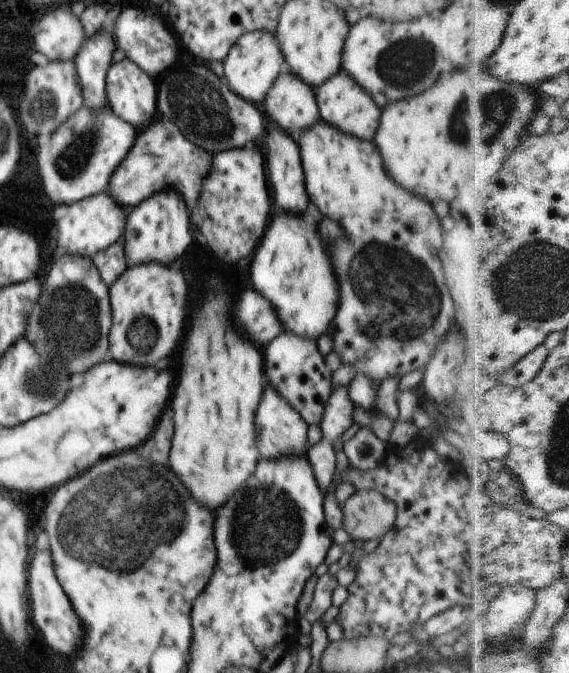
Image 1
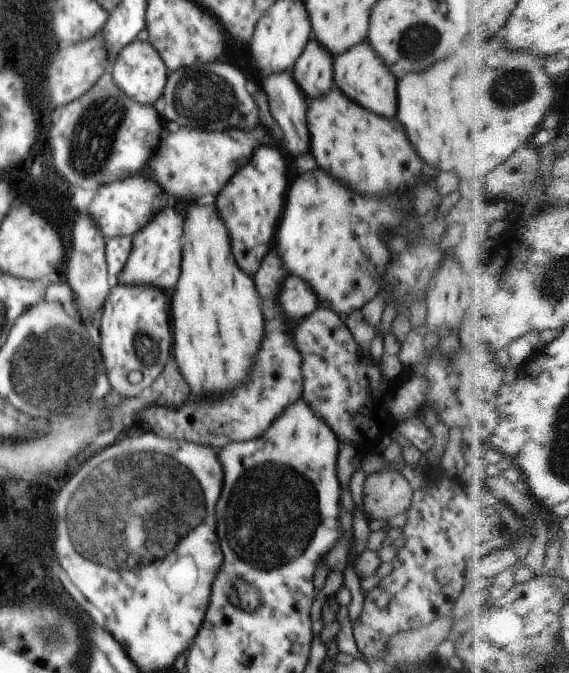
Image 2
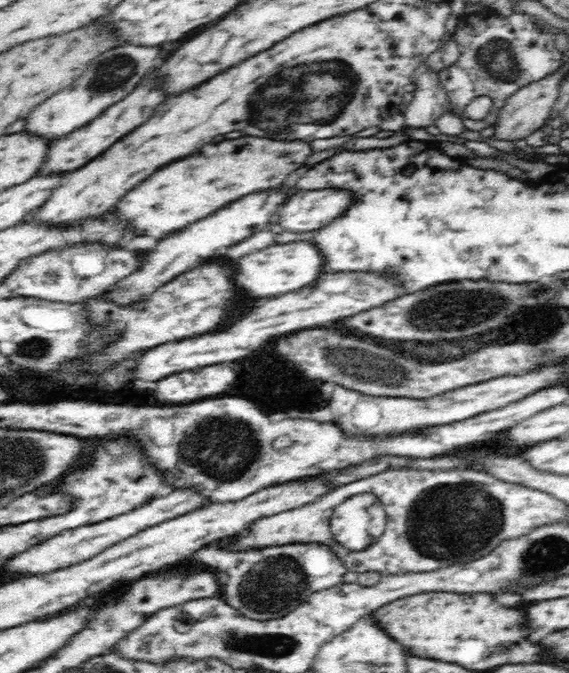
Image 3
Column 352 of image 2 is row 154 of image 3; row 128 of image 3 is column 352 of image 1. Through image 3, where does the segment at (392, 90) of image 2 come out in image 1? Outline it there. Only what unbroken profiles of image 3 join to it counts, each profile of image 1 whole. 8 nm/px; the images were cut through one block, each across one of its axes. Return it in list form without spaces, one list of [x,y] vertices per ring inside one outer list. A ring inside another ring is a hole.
[[[340,70],[333,74],[328,80],[318,86],[318,106],[320,106],[320,116],[330,122],[332,126],[338,126],[340,130],[358,136],[358,138],[374,138],[378,124],[380,124],[380,108],[372,100],[372,96],[360,88],[346,72]]]

